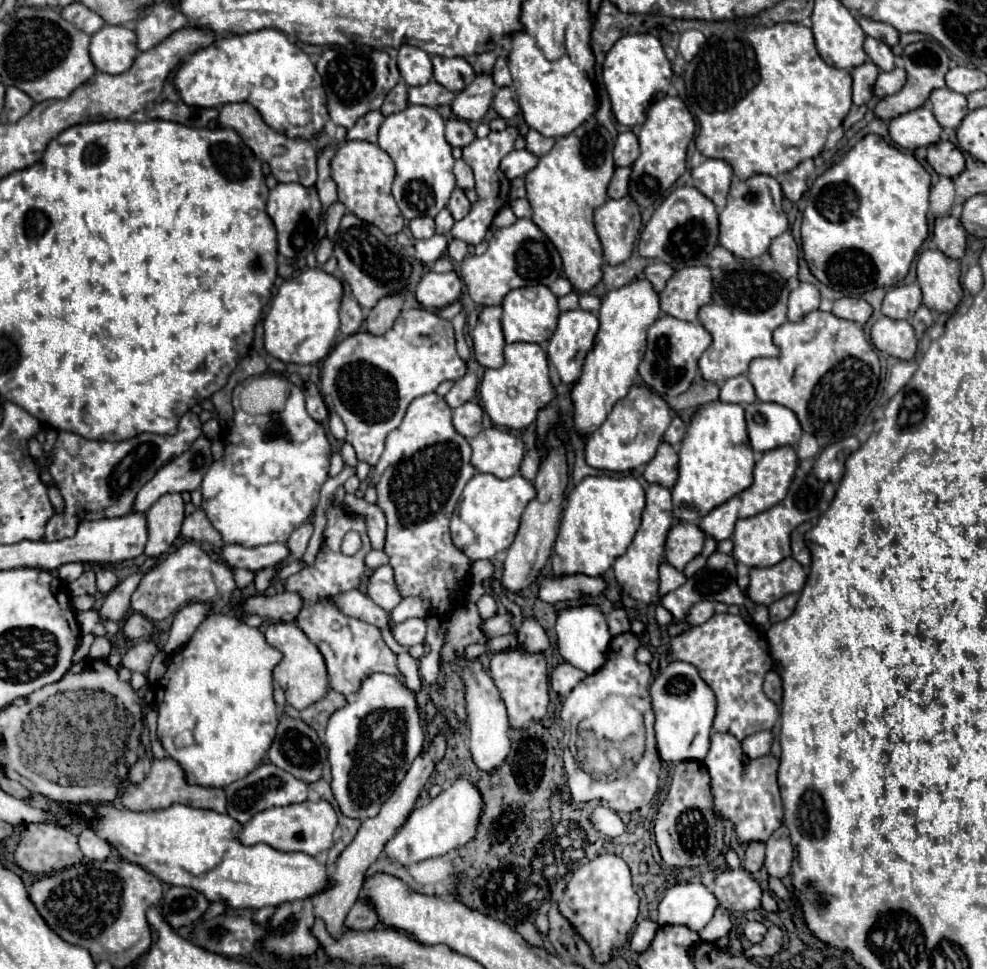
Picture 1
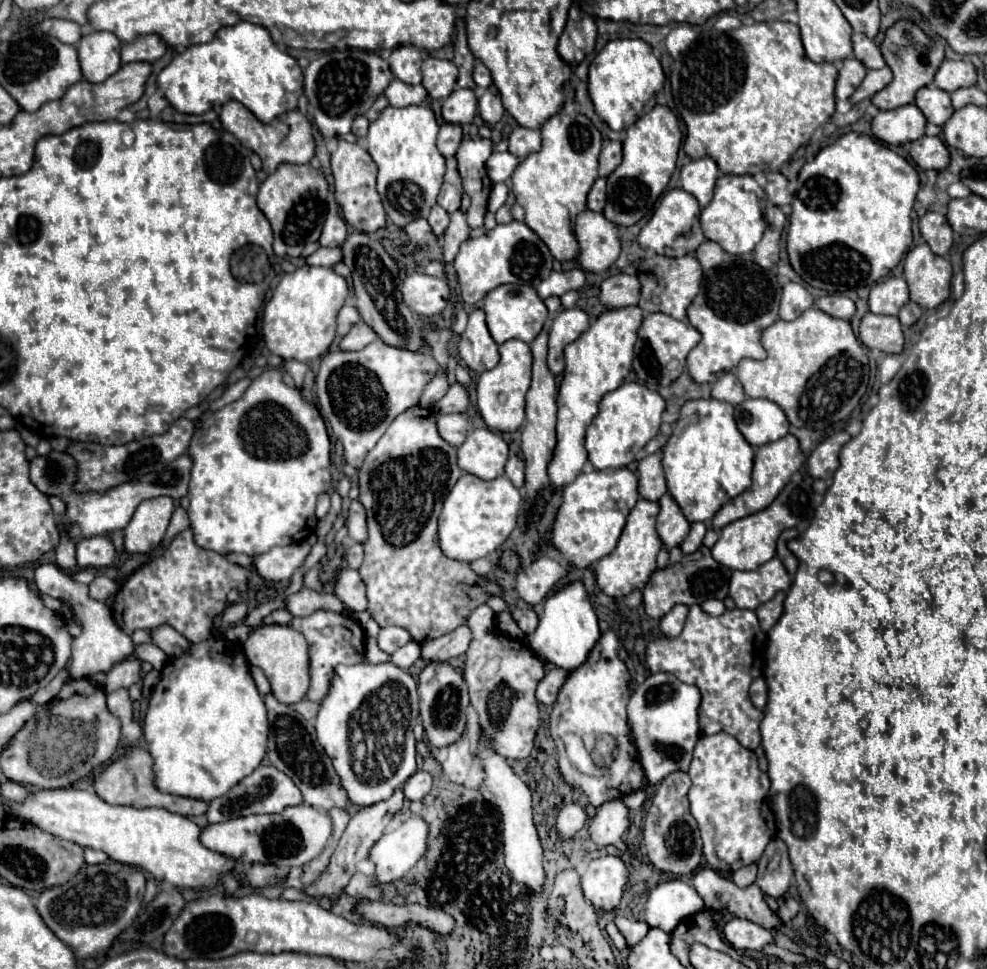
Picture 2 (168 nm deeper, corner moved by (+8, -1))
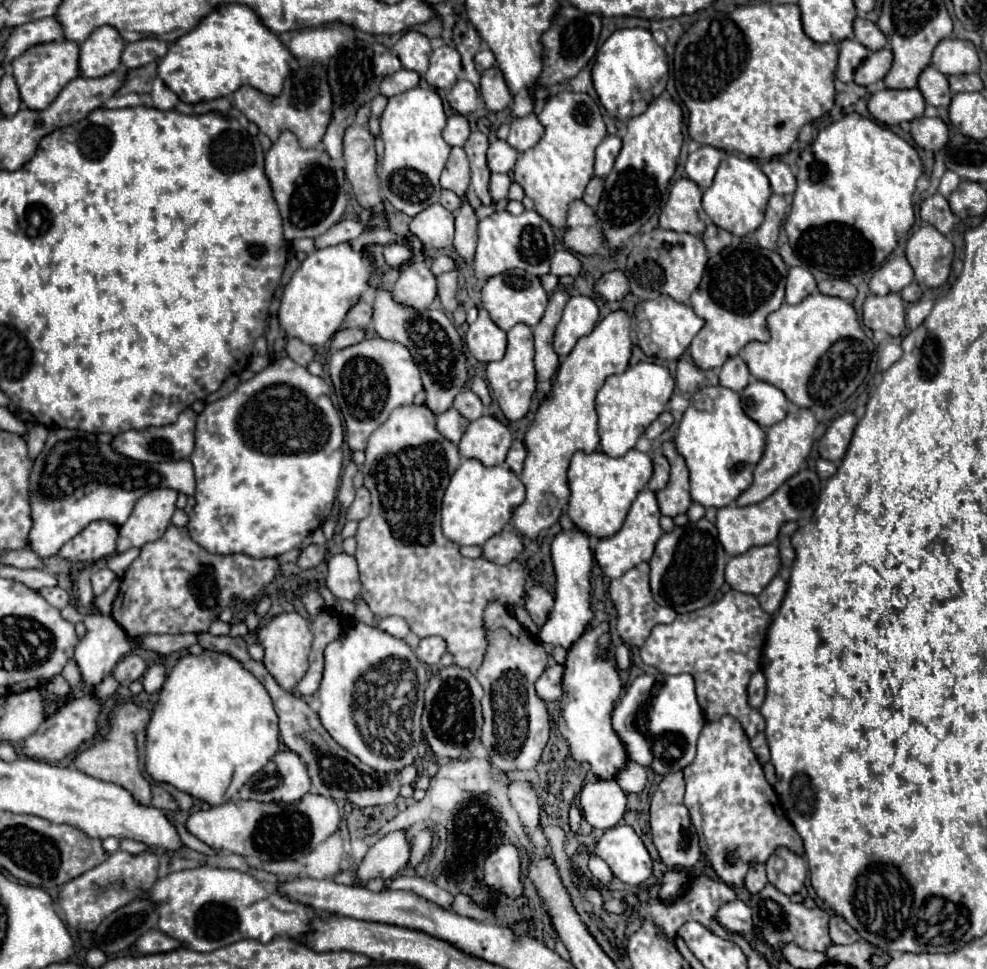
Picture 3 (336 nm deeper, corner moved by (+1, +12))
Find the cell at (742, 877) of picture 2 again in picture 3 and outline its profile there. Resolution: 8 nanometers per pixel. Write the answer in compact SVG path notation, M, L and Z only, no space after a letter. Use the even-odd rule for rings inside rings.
M755 864L751 866L747 878L745 878L745 888L749 890L749 894L761 892L767 884L767 876L765 876L765 866L763 864Z

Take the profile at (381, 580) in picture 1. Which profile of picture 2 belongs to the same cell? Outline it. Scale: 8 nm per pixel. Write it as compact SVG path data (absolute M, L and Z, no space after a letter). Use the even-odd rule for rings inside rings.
M348 567L340 569L340 573L334 579L334 593L352 611L366 611L368 609L364 581L362 581L360 573L354 569L348 569Z

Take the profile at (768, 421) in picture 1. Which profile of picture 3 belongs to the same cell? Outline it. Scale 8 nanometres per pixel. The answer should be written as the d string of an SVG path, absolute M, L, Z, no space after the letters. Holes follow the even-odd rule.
M751 382L741 394L741 404L745 414L761 426L771 426L787 416L787 398L767 382Z

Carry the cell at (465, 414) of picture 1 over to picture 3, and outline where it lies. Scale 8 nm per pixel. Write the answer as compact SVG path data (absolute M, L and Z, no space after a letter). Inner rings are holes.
M451 408L451 410L437 416L437 428L439 428L441 436L451 440L453 444L459 444L463 432L467 430L467 424L469 422L455 408Z

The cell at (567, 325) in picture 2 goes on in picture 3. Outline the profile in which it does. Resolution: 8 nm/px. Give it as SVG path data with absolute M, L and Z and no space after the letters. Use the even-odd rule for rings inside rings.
M587 296L569 298L563 310L563 318L555 332L555 342L553 342L555 352L559 356L567 356L579 338L591 334L597 320L599 320L599 310L591 298Z

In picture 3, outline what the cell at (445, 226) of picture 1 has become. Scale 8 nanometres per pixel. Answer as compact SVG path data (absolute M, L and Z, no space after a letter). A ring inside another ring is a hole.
M443 190L443 192L441 192L441 204L443 204L447 210L455 212L455 210L461 206L461 198L455 196L455 192L447 192L447 190Z

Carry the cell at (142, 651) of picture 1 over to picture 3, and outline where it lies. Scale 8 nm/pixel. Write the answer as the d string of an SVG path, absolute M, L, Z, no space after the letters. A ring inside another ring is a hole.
M129 654L125 656L113 670L113 678L119 682L119 686L129 686L131 682L139 680L147 670L147 664L141 656Z

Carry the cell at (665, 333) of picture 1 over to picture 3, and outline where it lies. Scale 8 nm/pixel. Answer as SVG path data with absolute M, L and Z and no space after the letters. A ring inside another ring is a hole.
M667 294L639 302L633 312L633 330L637 334L639 348L647 356L663 358L663 360L677 360L689 348L693 336L703 328L703 324L705 322L693 312L691 306L675 302Z

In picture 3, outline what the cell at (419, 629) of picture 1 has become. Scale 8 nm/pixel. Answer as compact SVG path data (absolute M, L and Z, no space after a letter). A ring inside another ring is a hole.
M387 616L379 622L379 628L389 632L395 638L405 638L409 634L409 624L399 616Z

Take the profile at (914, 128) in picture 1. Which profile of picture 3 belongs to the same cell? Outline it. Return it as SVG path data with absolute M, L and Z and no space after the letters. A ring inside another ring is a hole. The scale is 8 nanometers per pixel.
M917 88L909 90L879 90L871 94L867 102L869 114L887 126L897 126L901 122L911 122L923 116L925 100Z

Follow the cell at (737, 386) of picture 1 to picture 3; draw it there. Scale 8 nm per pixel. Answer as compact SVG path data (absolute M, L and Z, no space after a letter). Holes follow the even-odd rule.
M731 356L721 366L719 384L729 390L735 390L735 392L741 392L749 384L749 368L741 356Z

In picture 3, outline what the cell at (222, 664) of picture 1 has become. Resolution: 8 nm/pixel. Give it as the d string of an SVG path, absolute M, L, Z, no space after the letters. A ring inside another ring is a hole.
M205 650L199 656L187 654L173 666L159 692L159 702L147 726L145 770L153 780L167 782L193 798L219 806L231 800L255 772L263 770L277 750L279 728L271 698L263 684L259 684L259 680L255 680L255 676L237 660L221 652Z

